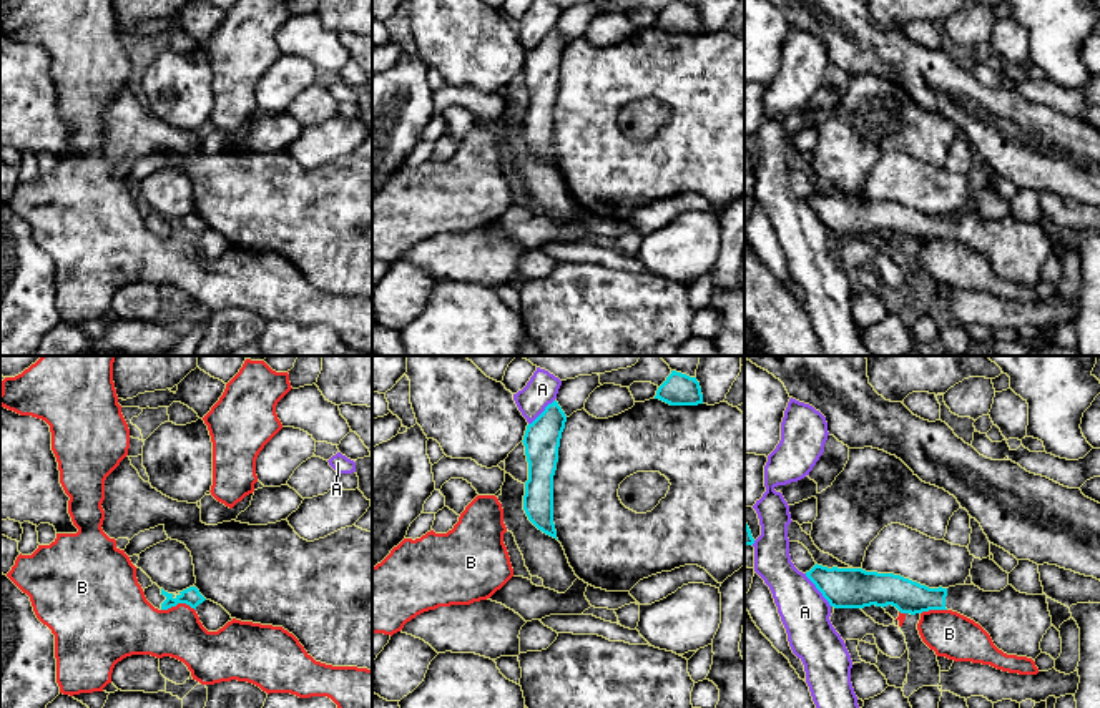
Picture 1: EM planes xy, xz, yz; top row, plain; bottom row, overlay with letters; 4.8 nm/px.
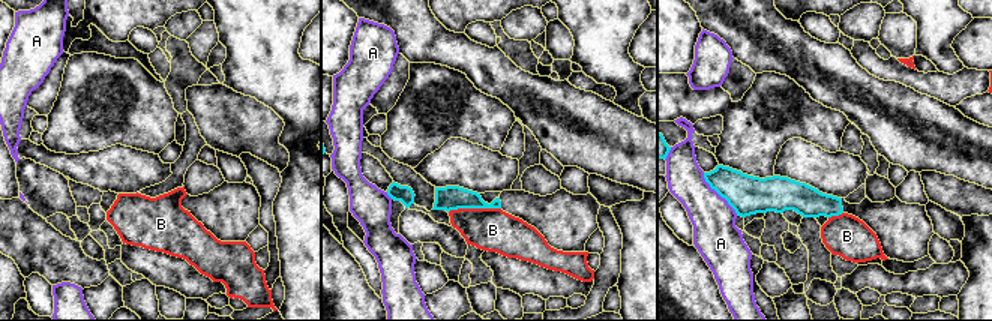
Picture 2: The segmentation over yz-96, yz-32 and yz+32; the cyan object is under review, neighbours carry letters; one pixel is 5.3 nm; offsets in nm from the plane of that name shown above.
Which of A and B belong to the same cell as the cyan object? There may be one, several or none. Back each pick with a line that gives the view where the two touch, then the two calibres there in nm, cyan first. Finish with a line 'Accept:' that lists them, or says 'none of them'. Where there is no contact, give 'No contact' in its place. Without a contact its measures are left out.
Accept: none of them

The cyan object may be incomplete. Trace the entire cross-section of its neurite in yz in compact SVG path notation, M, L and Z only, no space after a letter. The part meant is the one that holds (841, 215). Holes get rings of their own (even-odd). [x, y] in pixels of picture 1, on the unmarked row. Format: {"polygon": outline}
{"polygon": "M814 193L806 204L816 213L834 236L896 234L901 241L922 241L929 238L952 238L979 251L994 273L1007 283L1035 288L1042 278L1040 269L1052 254L1047 223L1027 223L1007 213L1000 219L984 219L972 213L929 216L894 201L866 199L862 196L827 196Z"}

